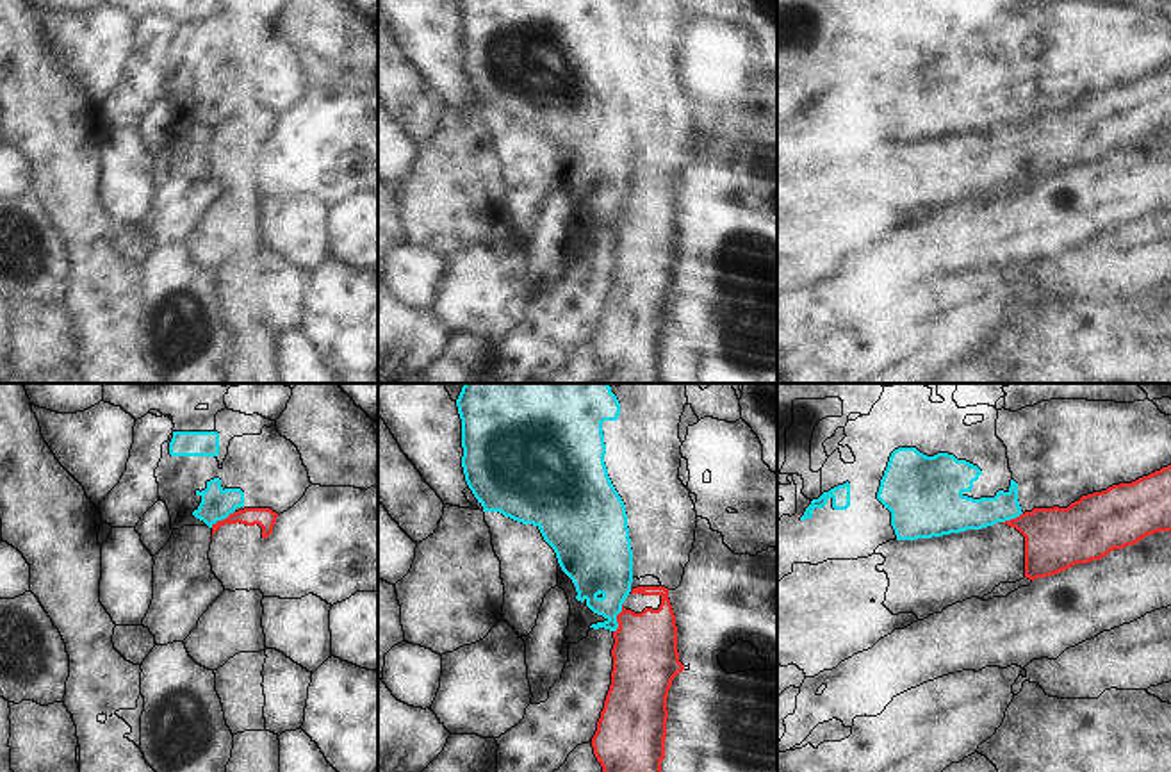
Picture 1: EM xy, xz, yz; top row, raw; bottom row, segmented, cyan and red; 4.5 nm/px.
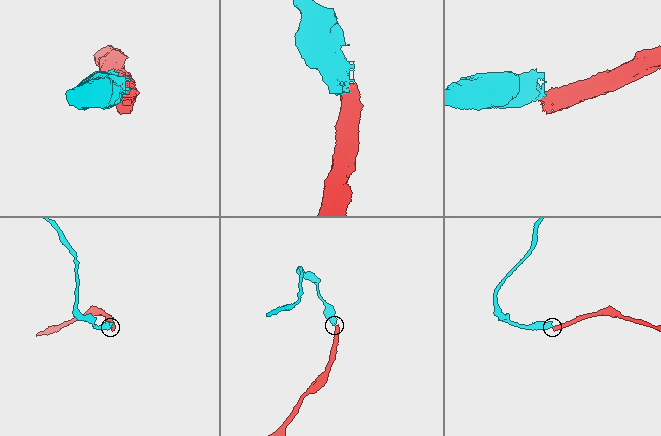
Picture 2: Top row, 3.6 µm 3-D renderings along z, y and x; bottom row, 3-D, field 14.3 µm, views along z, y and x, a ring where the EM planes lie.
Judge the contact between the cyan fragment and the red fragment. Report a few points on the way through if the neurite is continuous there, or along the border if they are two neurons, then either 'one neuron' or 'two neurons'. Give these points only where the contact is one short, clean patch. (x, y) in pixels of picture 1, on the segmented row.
border xz (622, 603), (614, 632); two neurons

